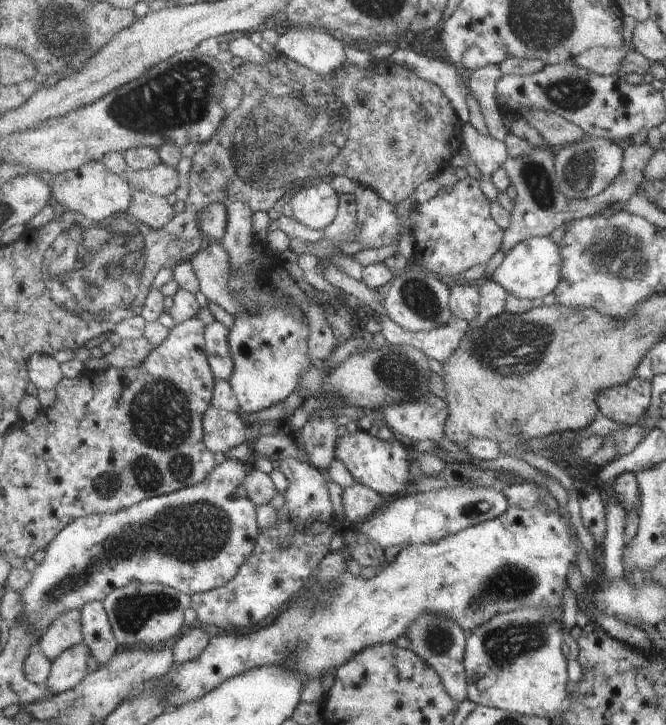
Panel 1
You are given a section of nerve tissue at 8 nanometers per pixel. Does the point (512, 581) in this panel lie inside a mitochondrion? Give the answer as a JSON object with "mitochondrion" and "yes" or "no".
{"mitochondrion":"yes"}

